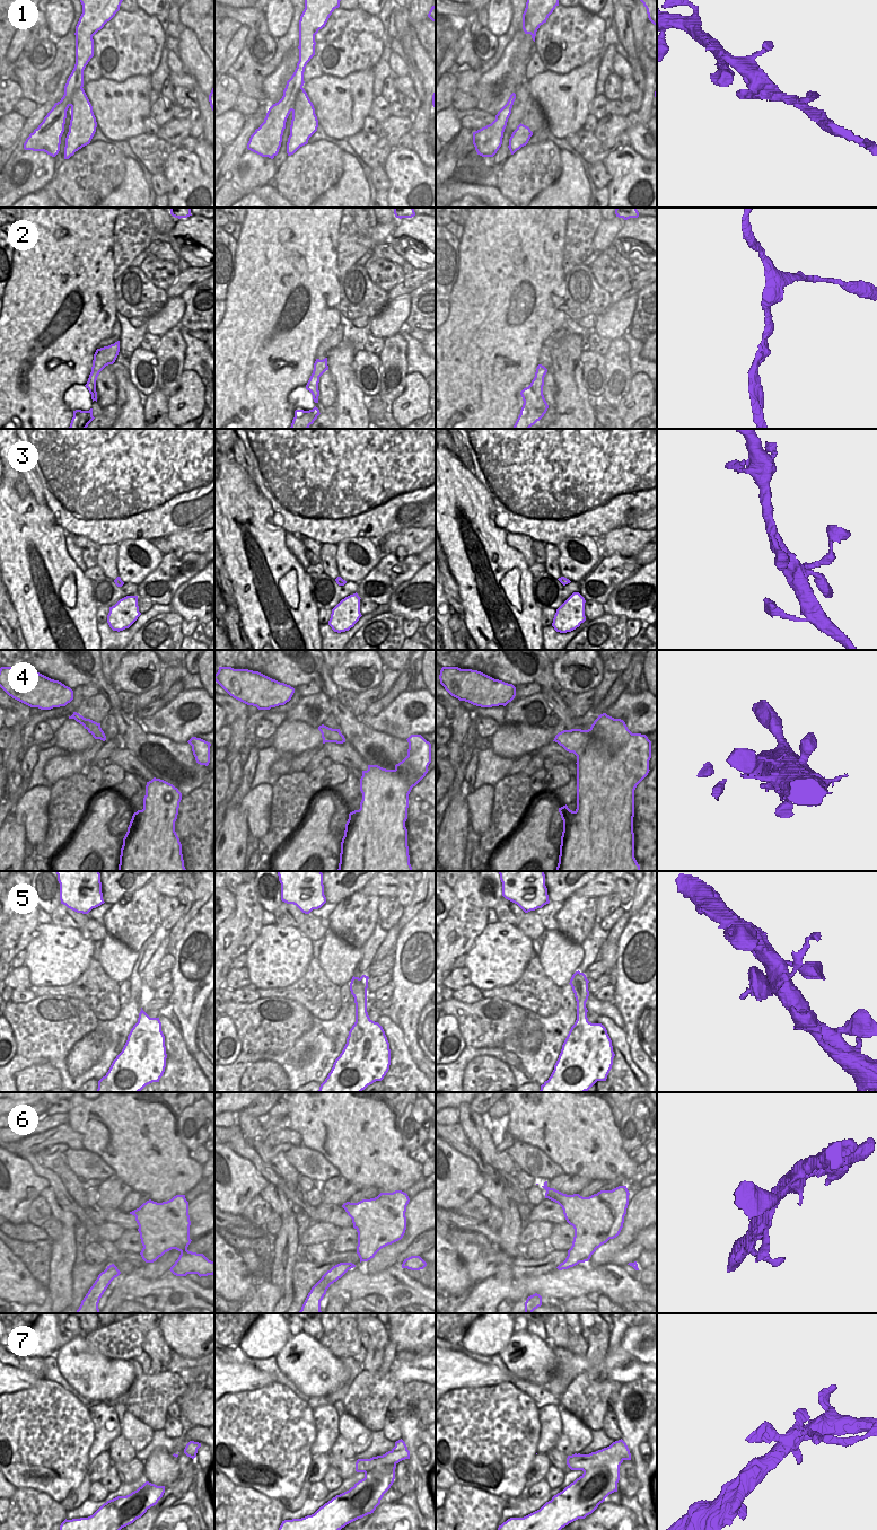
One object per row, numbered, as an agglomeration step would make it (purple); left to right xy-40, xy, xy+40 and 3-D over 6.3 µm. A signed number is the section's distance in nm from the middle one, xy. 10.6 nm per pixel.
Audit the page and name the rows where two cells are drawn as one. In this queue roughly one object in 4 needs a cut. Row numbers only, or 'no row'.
7

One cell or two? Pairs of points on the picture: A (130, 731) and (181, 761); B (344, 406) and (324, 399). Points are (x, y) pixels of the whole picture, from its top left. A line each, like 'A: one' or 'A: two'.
A: one
B: two

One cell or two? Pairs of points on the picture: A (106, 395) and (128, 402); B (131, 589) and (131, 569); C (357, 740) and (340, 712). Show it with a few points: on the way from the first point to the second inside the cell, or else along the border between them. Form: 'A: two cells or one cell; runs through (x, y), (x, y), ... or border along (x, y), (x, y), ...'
A: two cells; border along (113, 372), (115, 377), (115, 403)
B: two cells; border along (124, 582), (131, 582), (137, 586)
C: one cell; runs through (357, 733), (345, 719)

